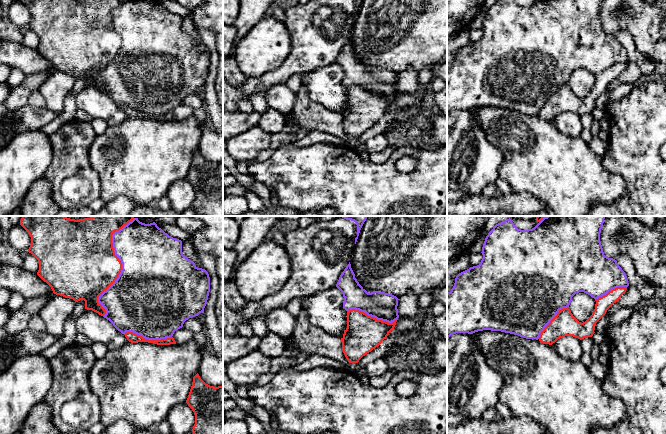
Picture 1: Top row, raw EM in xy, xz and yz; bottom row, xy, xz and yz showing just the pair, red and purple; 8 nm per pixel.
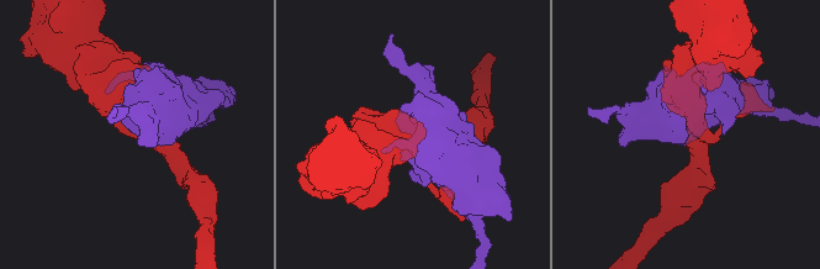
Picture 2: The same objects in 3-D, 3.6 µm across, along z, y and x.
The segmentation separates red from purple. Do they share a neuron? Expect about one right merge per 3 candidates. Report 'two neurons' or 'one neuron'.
two neurons

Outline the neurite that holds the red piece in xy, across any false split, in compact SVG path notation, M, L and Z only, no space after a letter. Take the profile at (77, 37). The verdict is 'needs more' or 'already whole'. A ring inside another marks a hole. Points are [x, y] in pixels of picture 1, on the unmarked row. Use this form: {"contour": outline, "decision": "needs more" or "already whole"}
{"contour": "M20 0L30 11L31 21L27 28L39 38L37 51L46 58L56 71L73 75L75 78L85 77L85 85L92 86L101 92L106 90L105 84L98 78L99 72L118 54L122 39L115 31L112 11L127 0Z", "decision": "already whole"}

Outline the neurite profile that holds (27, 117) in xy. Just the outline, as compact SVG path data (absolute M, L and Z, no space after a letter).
M0 102L0 147L6 145L16 134L27 130L40 130L56 118L56 114L46 107L35 108L29 104L15 110L9 110Z

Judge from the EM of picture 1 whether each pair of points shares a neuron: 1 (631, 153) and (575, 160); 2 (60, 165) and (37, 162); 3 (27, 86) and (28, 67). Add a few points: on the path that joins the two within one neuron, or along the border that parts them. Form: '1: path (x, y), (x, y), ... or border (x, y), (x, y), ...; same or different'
1: border (602, 158), (602, 164), (607, 170), (620, 174); different
2: border (50, 140), (52, 161), (42, 176); different
3: border (49, 73), (26, 75); different

